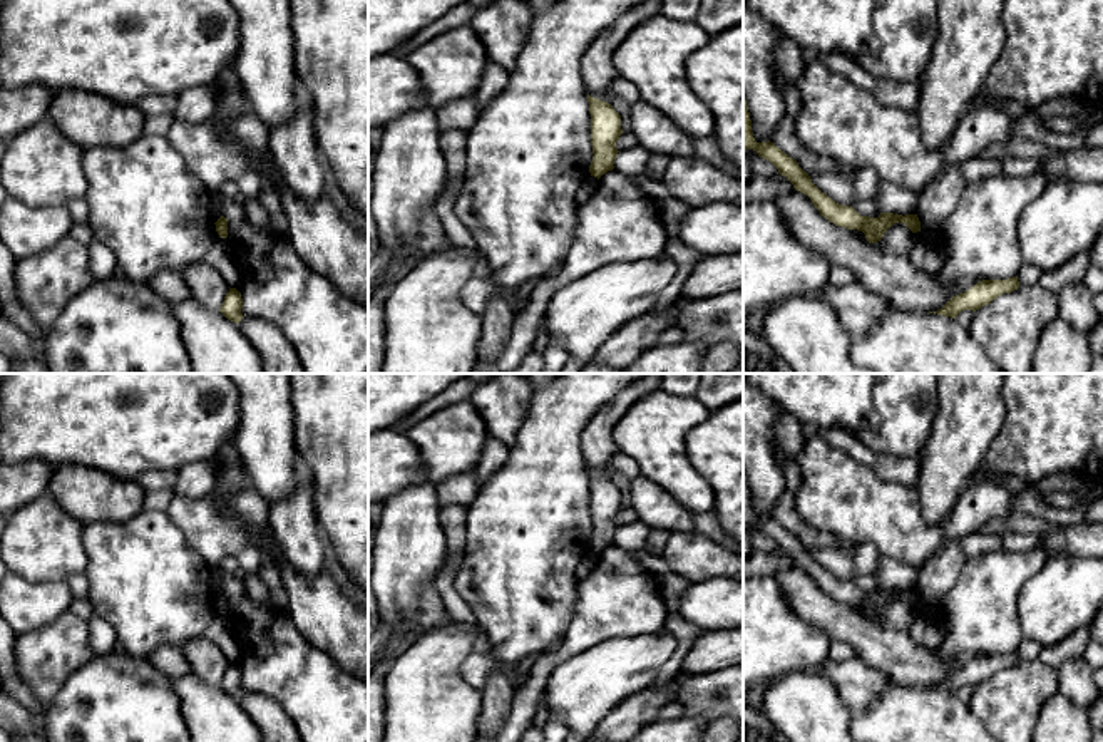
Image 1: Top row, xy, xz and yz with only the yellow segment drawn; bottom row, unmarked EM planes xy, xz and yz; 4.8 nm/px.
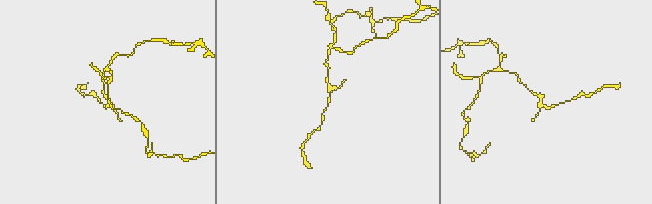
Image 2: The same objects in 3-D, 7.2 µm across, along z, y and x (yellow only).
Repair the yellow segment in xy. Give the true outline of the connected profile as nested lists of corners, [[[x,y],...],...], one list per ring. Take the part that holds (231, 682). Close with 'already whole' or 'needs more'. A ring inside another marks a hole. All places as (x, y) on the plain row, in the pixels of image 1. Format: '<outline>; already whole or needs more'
[[[229,663],[229,667],[224,672],[224,677],[219,683],[219,687],[231,697],[239,698],[243,693],[241,688],[243,683],[243,673],[241,668],[236,663]]]; already whole

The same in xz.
[[[587,469],[589,489],[591,489],[591,521],[593,538],[589,548],[594,553],[601,553],[608,546],[614,544],[614,534],[618,531],[616,518],[623,509],[621,491],[611,479],[591,472]]]; already whole

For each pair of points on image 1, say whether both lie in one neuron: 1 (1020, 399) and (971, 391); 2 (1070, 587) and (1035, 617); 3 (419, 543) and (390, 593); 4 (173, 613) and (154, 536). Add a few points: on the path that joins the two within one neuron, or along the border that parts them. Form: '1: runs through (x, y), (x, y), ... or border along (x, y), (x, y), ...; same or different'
1: border along (1003, 391), (1005, 422), (996, 434); different
2: runs through (1061, 595), (1043, 612); same
3: runs through (407, 555), (395, 575), (395, 582); same
4: runs through (161, 595), (154, 588), (154, 555); same

